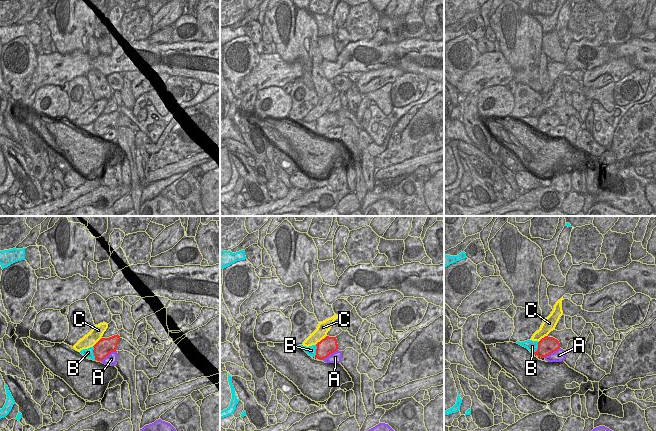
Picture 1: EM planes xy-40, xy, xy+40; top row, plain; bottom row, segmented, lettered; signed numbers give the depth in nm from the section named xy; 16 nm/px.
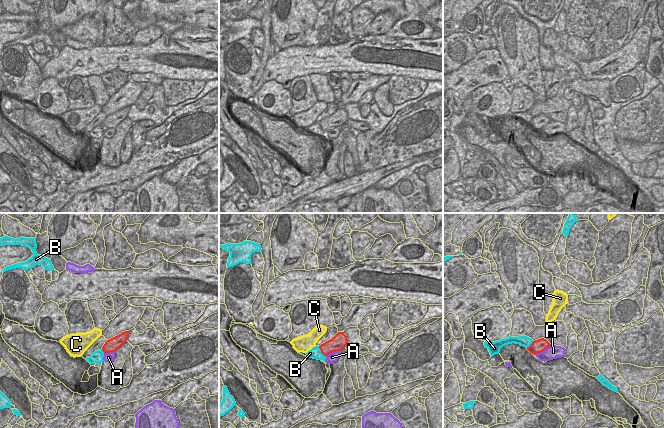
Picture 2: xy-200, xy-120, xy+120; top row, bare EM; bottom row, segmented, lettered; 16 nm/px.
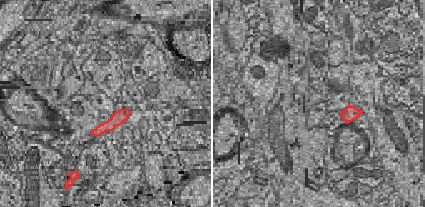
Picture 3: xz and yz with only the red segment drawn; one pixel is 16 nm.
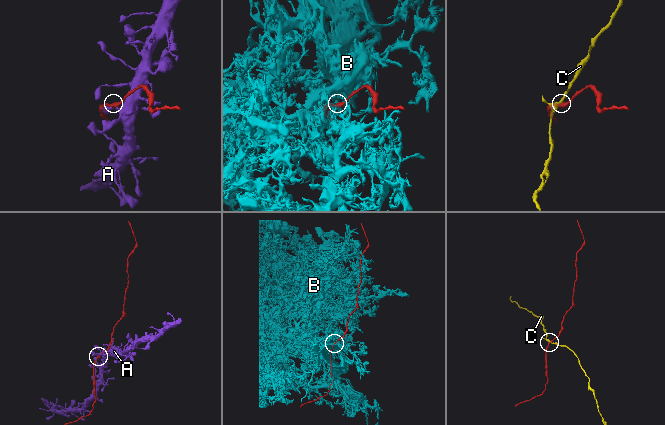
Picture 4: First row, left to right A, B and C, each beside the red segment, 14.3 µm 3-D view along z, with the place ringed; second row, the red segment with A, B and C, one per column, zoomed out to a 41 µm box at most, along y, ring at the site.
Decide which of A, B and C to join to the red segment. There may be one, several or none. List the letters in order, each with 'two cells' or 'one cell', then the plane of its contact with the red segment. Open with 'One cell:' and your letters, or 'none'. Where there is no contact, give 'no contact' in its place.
One cell: none
A: two cells; contact in xy-40
B: two cells; contact in xy-40
C: two cells; contact in xy

